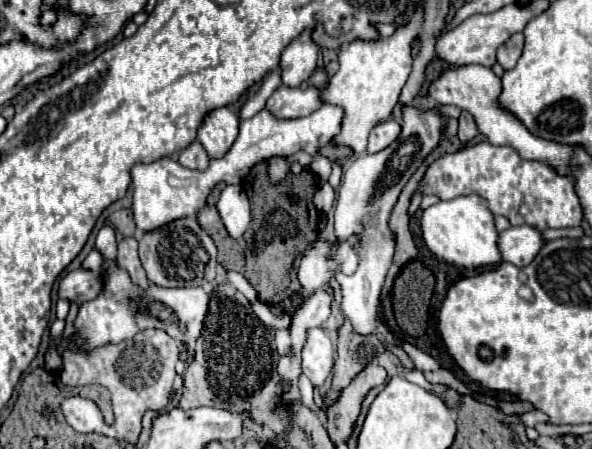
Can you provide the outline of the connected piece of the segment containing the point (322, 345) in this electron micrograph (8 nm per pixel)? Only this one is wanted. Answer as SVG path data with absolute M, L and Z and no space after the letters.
M314 327L308 331L304 349L302 349L302 371L310 377L310 381L320 387L332 373L334 365L334 345L330 343L328 335Z

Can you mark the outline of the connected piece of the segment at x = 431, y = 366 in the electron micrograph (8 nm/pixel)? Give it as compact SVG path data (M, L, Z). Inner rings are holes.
M402 343L402 349L412 357L416 369L420 369L420 371L436 371L436 369L440 369L440 363L434 357L430 357L428 353L420 351L418 347L414 347L410 343Z

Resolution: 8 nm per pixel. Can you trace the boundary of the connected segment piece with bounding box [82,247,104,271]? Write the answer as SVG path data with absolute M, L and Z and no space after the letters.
M94 247L94 249L90 251L90 255L84 259L84 263L82 263L82 265L86 265L86 269L98 269L98 271L100 271L102 261L104 261L104 257L102 257L102 255L100 255L100 251Z

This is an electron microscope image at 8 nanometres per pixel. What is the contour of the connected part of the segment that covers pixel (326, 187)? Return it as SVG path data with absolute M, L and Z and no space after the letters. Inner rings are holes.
M328 181L319 184L313 202L321 214L327 214L333 207L336 198L335 190Z

